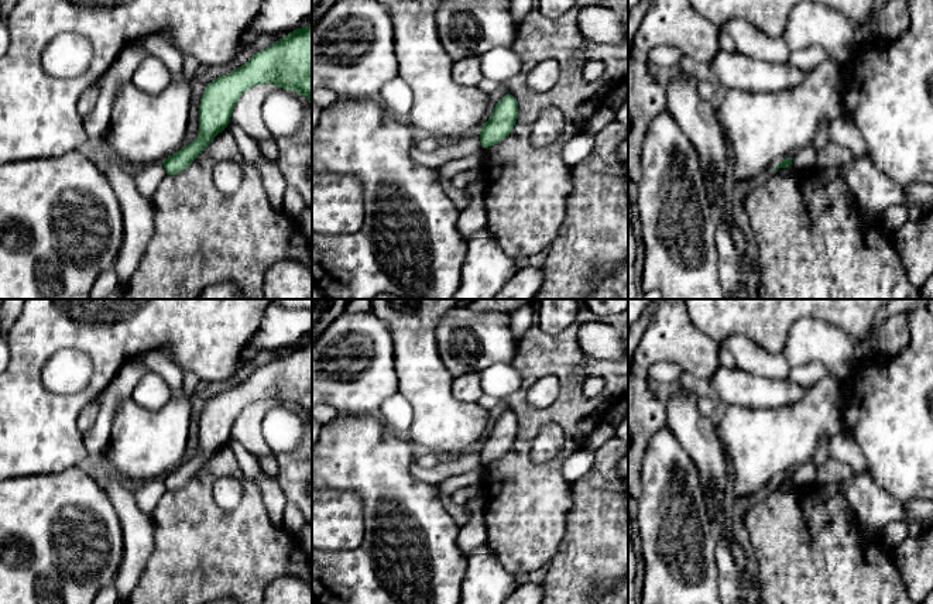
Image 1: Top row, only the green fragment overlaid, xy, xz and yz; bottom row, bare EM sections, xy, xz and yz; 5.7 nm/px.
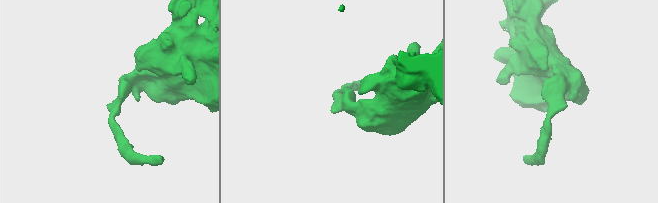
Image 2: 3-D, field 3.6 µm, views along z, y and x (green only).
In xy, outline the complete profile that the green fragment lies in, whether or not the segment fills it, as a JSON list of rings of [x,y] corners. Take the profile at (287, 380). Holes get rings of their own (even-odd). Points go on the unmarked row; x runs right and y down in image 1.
[[[312,340],[294,346],[255,368],[240,384],[207,399],[199,419],[199,450],[162,477],[167,490],[175,491],[188,484],[227,443],[241,411],[264,399],[295,406],[312,422]]]

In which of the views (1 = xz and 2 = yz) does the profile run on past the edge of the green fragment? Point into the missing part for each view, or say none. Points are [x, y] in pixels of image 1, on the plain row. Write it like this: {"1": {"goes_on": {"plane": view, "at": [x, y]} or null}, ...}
{"1": {"goes_on": null}, "2": {"goes_on": null}}

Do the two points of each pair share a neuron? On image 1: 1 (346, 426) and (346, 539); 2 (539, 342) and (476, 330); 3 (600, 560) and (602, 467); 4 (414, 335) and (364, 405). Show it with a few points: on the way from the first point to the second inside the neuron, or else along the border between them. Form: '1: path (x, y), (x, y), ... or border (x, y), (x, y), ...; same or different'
1: border (326, 486), (354, 491), (362, 501), (364, 518); different
2: border (520, 340), (517, 354), (511, 363); different
3: path (600, 538), (600, 490); same
4: border (388, 330), (393, 339), (393, 364), (400, 391); different

